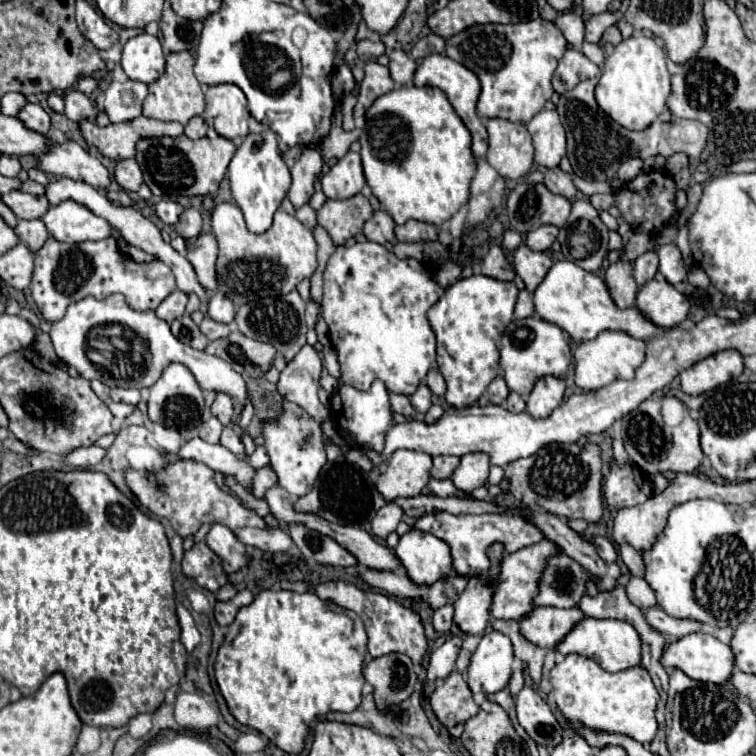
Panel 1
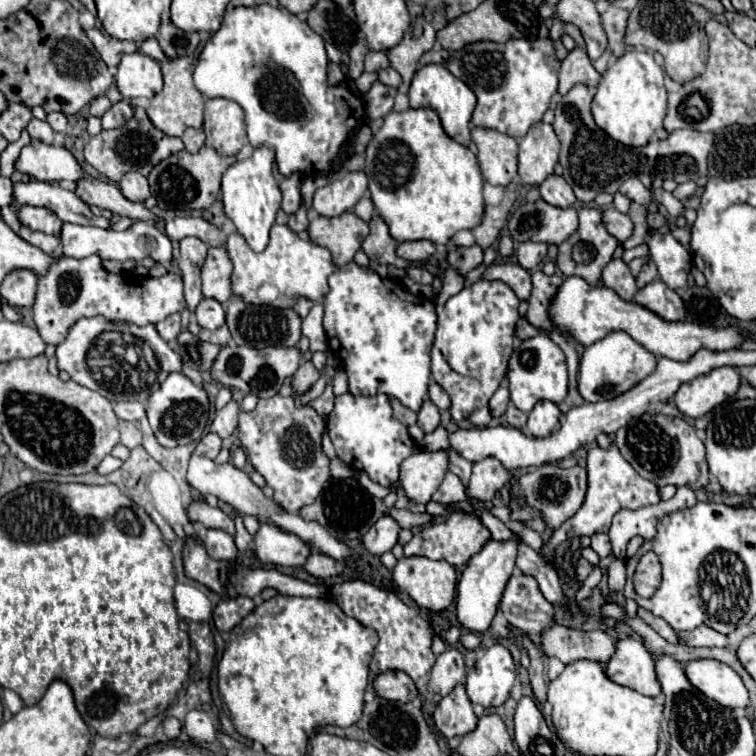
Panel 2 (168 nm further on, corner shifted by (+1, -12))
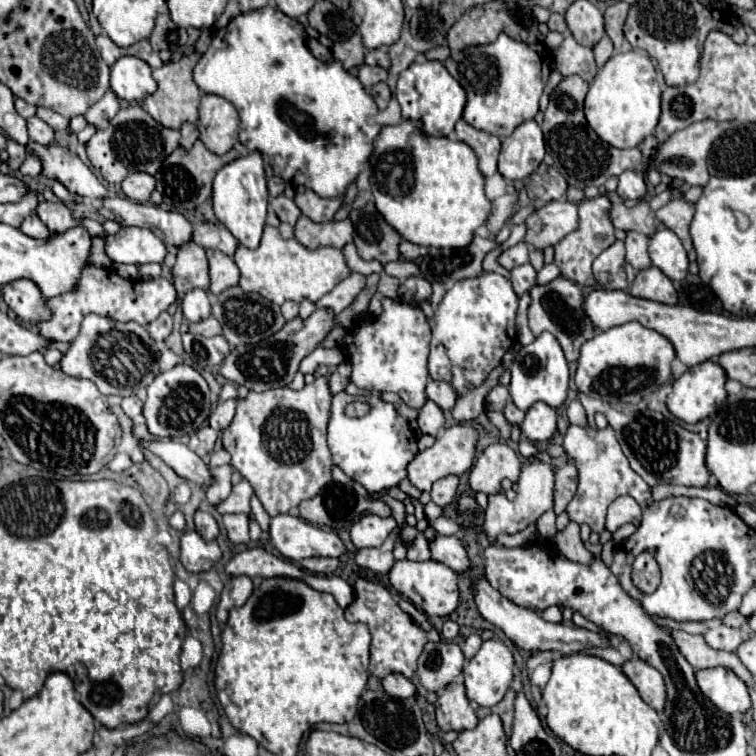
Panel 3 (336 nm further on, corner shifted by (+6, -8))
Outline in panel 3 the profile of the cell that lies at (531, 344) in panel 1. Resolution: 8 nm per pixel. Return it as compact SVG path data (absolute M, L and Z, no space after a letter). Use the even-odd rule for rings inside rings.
M542 332L532 344L522 346L516 352L516 358L512 362L510 372L512 372L510 396L512 396L512 402L520 410L526 412L538 400L546 402L552 408L558 408L566 400L568 382L570 382L570 370L568 370L568 362L564 358L564 352L562 352L558 340L550 332Z

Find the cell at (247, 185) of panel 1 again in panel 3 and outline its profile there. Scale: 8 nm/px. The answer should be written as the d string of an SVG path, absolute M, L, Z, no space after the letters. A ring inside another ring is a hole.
M250 152L248 156L236 158L218 170L214 178L212 194L216 218L234 234L234 238L246 248L258 248L262 238L262 228L266 222L268 208L268 188L264 176L264 162L260 152Z

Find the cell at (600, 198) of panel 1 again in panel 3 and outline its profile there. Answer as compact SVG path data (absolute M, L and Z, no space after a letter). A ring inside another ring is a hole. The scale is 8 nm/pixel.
M640 202L632 208L626 208L624 204L612 204L610 220L616 228L622 228L626 232L642 232L646 236L652 236L658 228L658 220L646 202Z

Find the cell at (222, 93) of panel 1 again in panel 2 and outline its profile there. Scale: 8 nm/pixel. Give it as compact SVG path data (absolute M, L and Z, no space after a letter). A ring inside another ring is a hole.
M211 98L205 102L203 130L211 136L211 146L221 156L235 156L247 144L243 110L227 98Z

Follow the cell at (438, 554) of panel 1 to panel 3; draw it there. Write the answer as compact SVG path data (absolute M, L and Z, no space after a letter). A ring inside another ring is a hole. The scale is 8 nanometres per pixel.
M396 560L390 570L390 584L404 596L412 600L412 604L428 616L448 616L458 606L458 580L456 572L442 562L426 560L426 562L412 562L412 560Z

